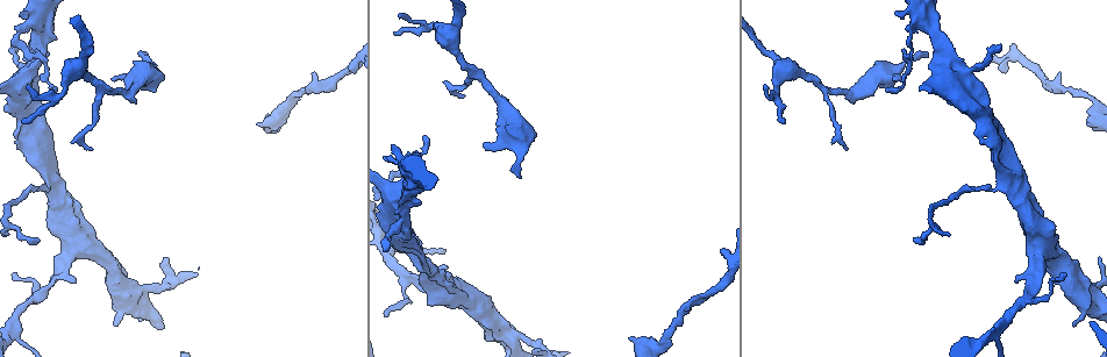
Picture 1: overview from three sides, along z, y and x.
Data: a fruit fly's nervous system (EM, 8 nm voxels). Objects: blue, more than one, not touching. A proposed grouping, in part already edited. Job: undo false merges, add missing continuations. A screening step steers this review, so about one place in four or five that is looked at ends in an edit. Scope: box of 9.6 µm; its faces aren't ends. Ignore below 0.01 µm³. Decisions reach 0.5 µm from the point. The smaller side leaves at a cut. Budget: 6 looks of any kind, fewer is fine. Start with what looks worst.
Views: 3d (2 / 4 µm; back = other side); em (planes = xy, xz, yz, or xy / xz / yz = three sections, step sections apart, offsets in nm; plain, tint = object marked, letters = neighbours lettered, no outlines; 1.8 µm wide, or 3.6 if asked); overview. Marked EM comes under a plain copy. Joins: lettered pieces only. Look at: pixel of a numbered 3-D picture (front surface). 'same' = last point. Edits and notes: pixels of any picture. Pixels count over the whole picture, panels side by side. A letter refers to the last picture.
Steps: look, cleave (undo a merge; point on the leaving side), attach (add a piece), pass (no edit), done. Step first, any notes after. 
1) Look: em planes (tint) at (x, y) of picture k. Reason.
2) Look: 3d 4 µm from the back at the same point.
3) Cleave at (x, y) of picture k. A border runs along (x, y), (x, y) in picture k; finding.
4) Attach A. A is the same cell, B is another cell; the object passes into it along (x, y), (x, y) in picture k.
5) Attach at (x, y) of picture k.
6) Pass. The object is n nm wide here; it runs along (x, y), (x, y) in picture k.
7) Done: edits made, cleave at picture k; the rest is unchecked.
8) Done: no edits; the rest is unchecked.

Look: em planes (letters) at (261, 127) of picture 1. Branch stops here.

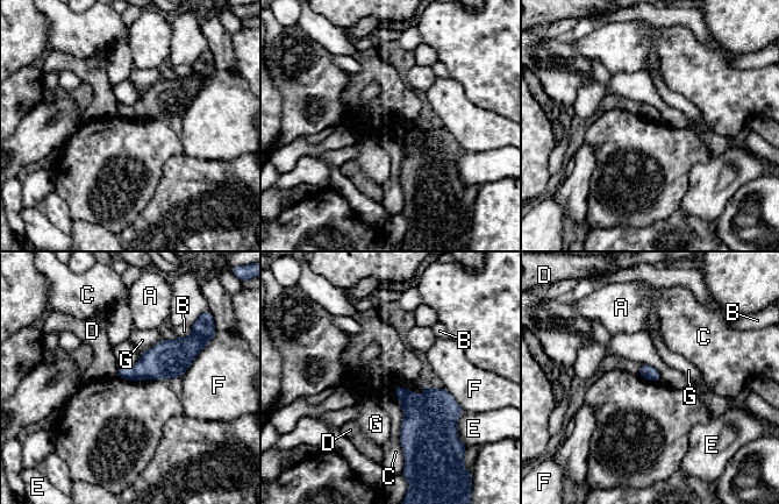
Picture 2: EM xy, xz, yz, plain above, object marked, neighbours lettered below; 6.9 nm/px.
Pass. The longest contact is with F, 260 nm; A, B, C, D, E, F and G are other cells; a border runs along (116, 364), (119, 375) in picture 2; none of them fits.

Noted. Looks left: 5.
Look: 3d 2 µm at (38, 29) of picture 1. Small branch off a trunk.

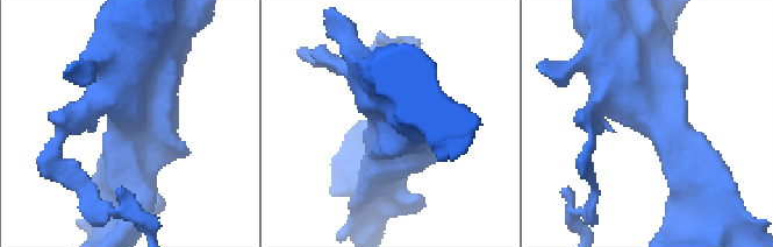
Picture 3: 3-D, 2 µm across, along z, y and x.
Look: em planes (letters) at (129, 115) of picture 3.

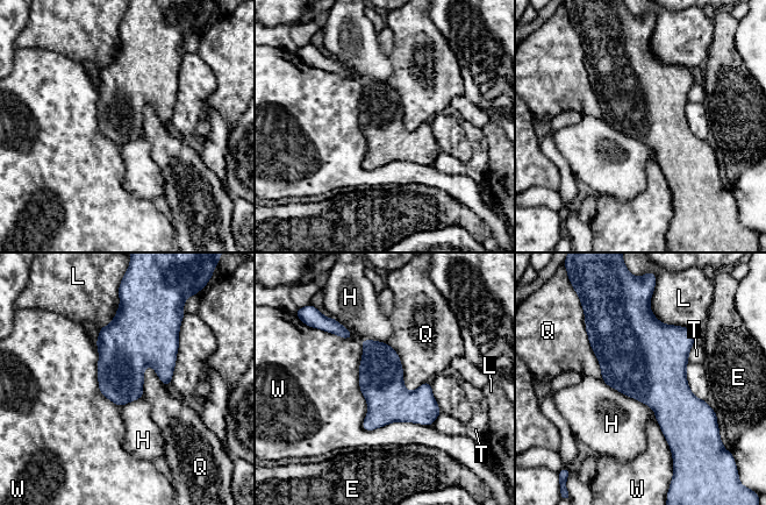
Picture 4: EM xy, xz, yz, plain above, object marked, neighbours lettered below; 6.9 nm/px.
Pass. The longest contact is with W, 750 nm; E, H, L, Q, T and W are other cells; a border runs along (387, 343), (408, 390), (429, 382) in picture 4; one neuron here.

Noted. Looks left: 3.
Look: em 3.6 µm xz step 8 (tint) at (75, 69) of picture 1. Abrupt turn.

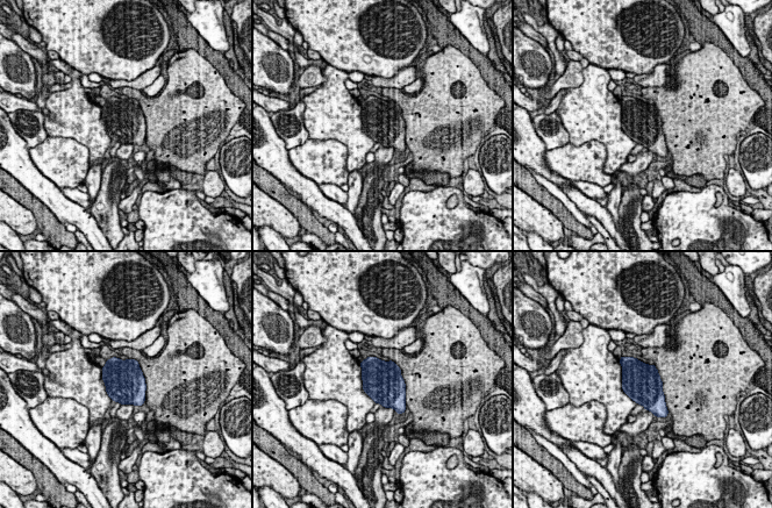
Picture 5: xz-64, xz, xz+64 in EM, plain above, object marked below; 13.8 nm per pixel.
Look: em 3.6 µm planes (tint) at the same point.

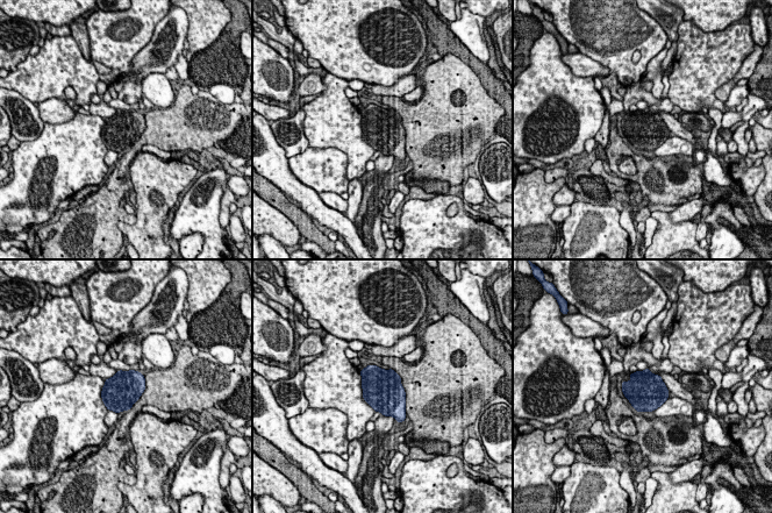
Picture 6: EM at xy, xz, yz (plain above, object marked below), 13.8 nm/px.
Look: em 3.6 µm planes (letters) at the same point.

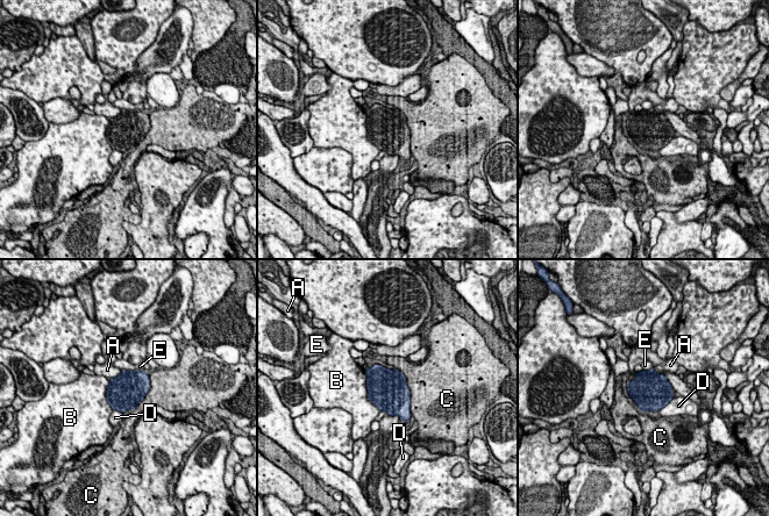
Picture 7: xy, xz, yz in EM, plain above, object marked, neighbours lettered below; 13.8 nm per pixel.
Pass. The object is 500 nm wide here; the longest contact is with C, 700 nm; A, B, C, D and E are other cells; continuous, no second neuron.

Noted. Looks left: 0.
Done: no edits; the rest is unchecked.

